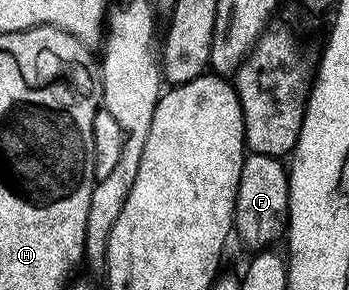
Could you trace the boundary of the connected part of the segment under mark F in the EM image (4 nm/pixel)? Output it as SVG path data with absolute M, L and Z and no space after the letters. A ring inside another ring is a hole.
M250 153L246 157L241 175L239 176L239 188L237 189L237 207L233 209L233 220L235 223L236 237L241 237L245 246L250 246L250 251L261 252L272 242L277 242L286 237L287 223L289 221L289 176L282 159L263 156L262 154Z

